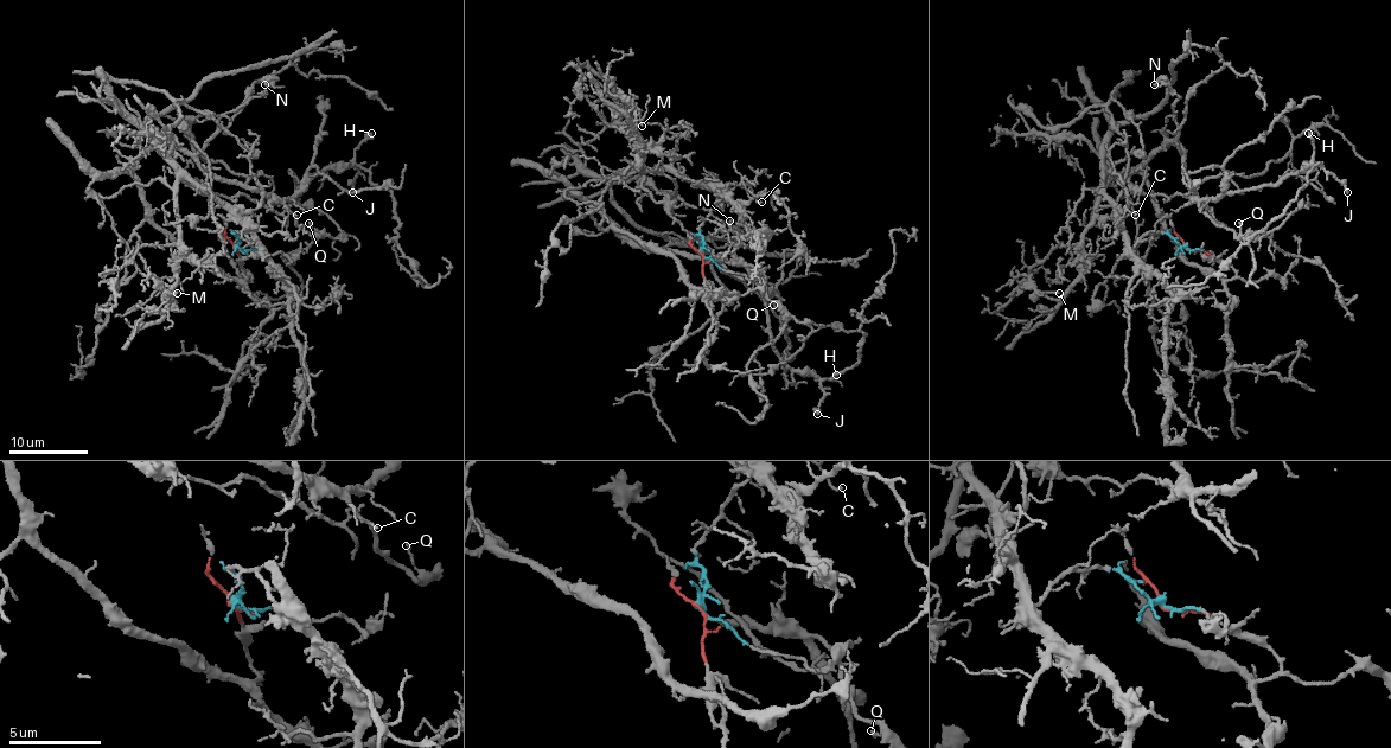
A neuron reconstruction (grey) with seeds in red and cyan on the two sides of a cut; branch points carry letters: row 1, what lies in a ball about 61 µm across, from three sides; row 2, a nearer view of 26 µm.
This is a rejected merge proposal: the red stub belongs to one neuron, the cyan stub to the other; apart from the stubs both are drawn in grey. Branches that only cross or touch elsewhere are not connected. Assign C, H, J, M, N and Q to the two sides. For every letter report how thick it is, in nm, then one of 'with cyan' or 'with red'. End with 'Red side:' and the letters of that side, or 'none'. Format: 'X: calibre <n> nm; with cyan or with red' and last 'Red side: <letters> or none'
C: calibre 130 nm; with cyan
H: calibre 440 nm; with red
J: calibre 190 nm; with red
M: calibre 100 nm; with cyan
N: calibre 200 nm; with red
Q: calibre 110 nm; with red
Red side: H, J, N, Q

